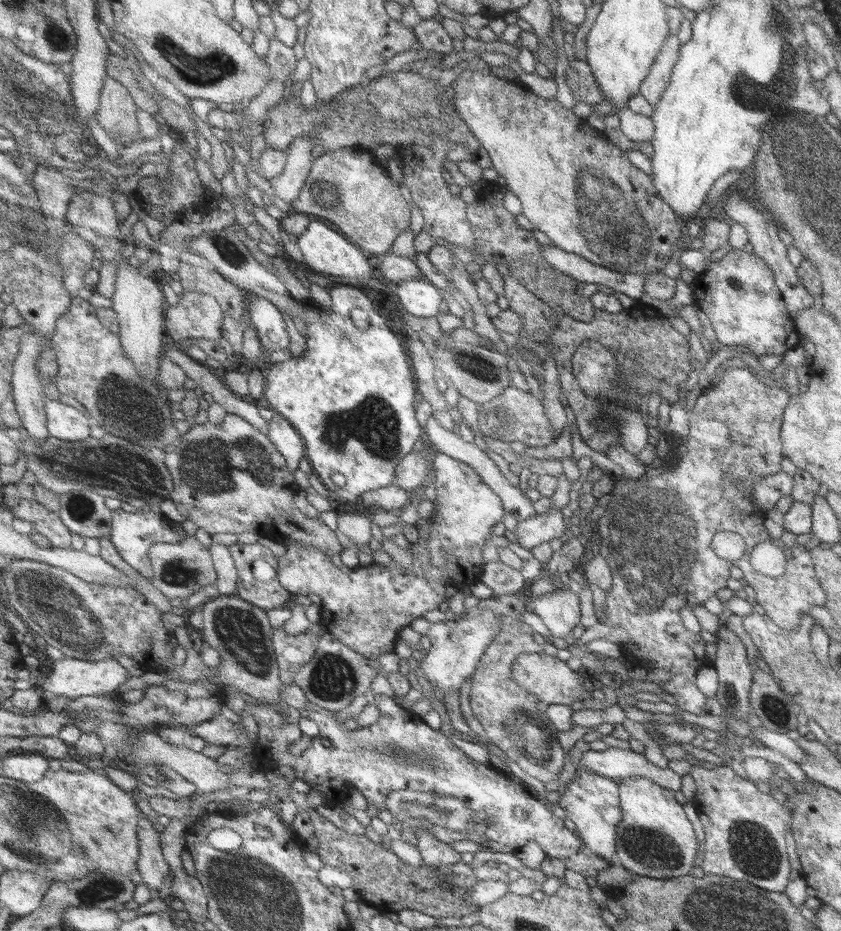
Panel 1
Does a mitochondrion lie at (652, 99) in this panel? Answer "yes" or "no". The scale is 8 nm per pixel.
no

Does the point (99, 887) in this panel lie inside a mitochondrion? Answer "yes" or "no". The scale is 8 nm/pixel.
yes

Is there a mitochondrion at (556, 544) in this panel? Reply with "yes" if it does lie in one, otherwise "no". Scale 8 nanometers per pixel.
no

